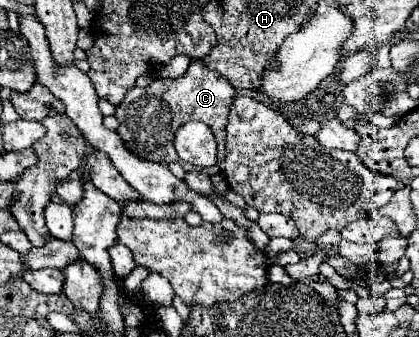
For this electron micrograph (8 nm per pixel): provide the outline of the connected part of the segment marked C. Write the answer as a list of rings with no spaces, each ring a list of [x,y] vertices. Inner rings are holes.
[[[192,61],[188,71],[178,79],[154,79],[144,89],[140,87],[130,89],[114,113],[114,117],[120,121],[116,133],[122,137],[124,145],[140,159],[166,163],[166,165],[172,162],[181,164],[180,157],[174,151],[176,129],[196,119],[206,123],[216,135],[218,161],[222,161],[226,155],[226,117],[234,95],[236,89],[232,87],[232,83],[222,79],[216,71],[210,71],[204,63]]]

